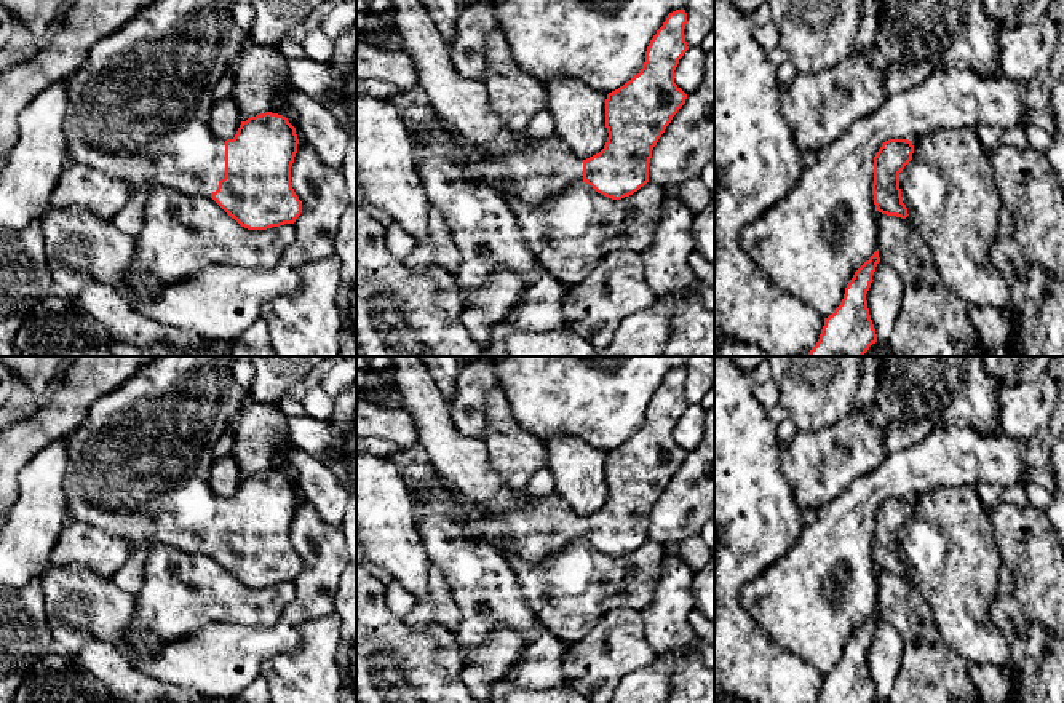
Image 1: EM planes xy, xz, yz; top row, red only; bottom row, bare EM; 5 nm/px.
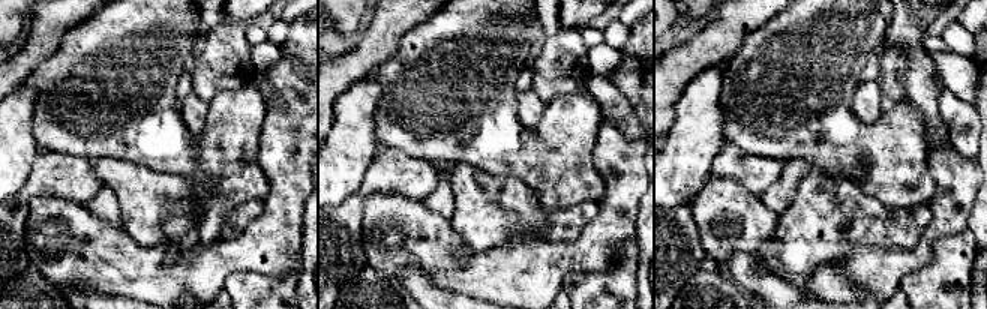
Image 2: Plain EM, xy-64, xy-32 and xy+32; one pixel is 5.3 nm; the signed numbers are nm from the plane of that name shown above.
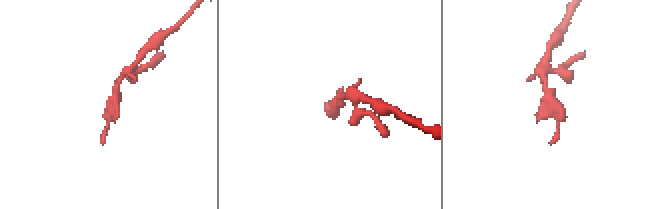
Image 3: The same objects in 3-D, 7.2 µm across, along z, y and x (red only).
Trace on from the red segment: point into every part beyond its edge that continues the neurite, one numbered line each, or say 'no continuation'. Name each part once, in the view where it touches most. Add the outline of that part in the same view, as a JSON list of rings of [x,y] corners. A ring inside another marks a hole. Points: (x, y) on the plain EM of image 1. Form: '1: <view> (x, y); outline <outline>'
1: xy (139, 465); outline [[[157,356],[118,388],[97,398],[85,422],[66,438],[69,519],[123,537],[134,546],[153,540],[211,556],[225,535],[225,498],[212,491],[209,479],[212,449],[241,403],[241,388],[233,379],[235,361],[236,356]]]

